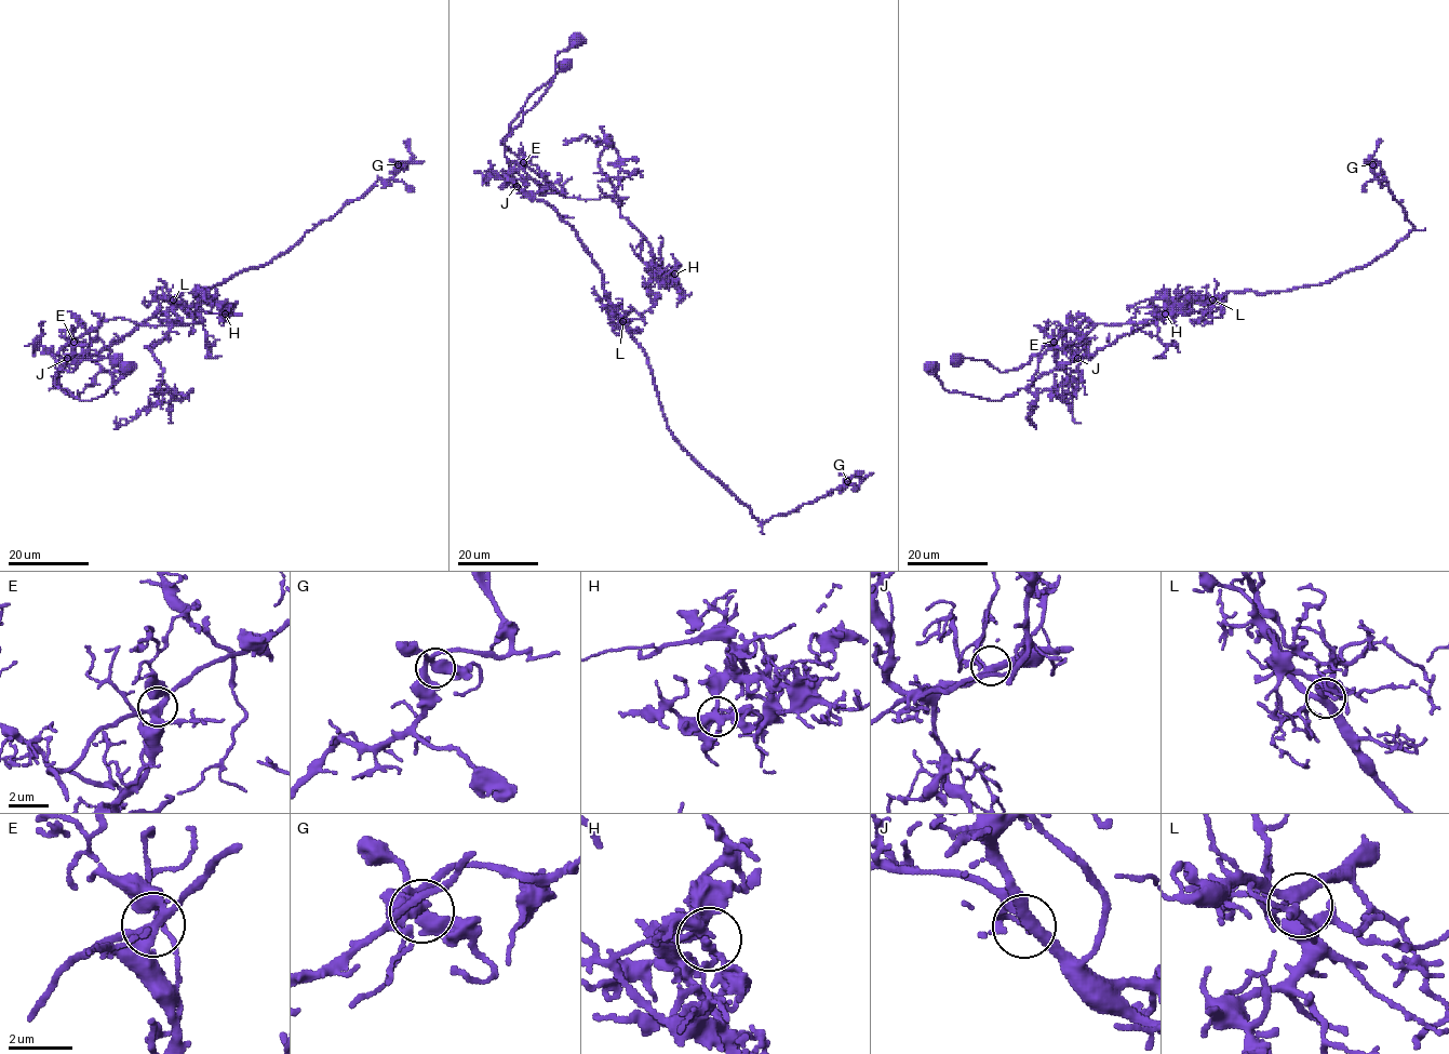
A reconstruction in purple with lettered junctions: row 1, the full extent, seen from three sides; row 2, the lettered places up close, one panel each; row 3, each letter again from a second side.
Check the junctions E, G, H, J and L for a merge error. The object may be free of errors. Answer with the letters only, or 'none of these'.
E

